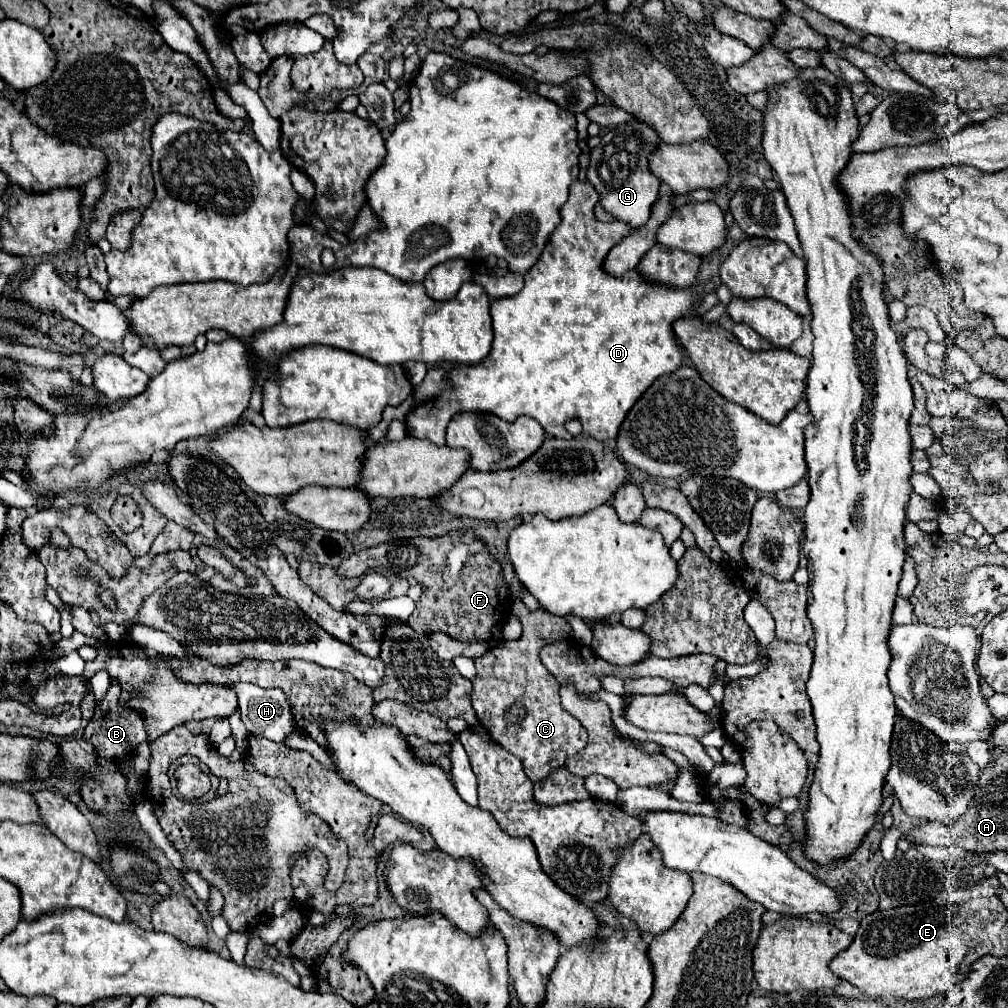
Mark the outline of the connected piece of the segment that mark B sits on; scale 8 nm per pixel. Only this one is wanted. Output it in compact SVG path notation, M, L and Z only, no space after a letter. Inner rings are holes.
M113 683L107 691L107 695L103 697L103 701L99 703L97 711L101 711L99 715L95 715L89 725L85 727L85 735L83 739L93 743L97 753L101 757L107 757L107 759L121 759L123 755L129 755L135 751L135 747L143 741L147 741L147 733L145 733L145 727L143 727L143 719L139 713L135 711L129 711L129 709L123 709L123 701L121 701L121 687L119 683Z

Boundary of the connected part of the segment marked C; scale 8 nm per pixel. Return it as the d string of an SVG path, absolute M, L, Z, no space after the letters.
M513 601L511 615L517 617L523 625L523 635L519 641L499 641L489 651L481 657L475 659L477 665L477 675L471 681L473 691L469 695L473 711L479 719L479 725L487 729L491 739L499 743L503 749L513 753L515 757L521 759L525 775L537 783L543 781L551 771L559 769L565 765L565 759L573 753L579 753L587 745L587 731L585 727L571 717L567 711L563 711L561 701L559 701L559 683L557 679L547 671L547 667L541 663L541 649L547 643L547 640L567 640L570 638L572 629L565 619L555 617L551 613L545 613L543 609L531 611L527 609L521 601Z

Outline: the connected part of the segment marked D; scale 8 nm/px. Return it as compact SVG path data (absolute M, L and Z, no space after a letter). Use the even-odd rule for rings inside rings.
M575 181L569 187L569 201L561 207L561 223L551 233L539 261L525 273L525 287L521 293L493 301L495 339L491 353L477 365L453 365L447 371L451 387L407 413L407 433L443 445L447 423L455 413L479 411L493 413L507 423L513 423L519 415L527 415L537 419L547 435L563 439L571 439L565 423L577 419L583 425L583 433L599 441L613 441L625 415L645 389L657 377L673 373L681 365L683 351L671 325L683 315L695 315L697 309L697 289L649 285L643 283L637 271L629 271L621 279L615 279L601 269L601 259L605 259L611 247L627 233L631 233L629 225L619 221L603 223L595 219L593 211L585 211L585 183Z

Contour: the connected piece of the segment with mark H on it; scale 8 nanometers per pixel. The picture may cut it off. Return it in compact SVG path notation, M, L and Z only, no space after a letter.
M239 683L235 691L239 697L241 721L249 733L283 743L285 735L295 731L295 721L281 689L261 689L251 683Z

